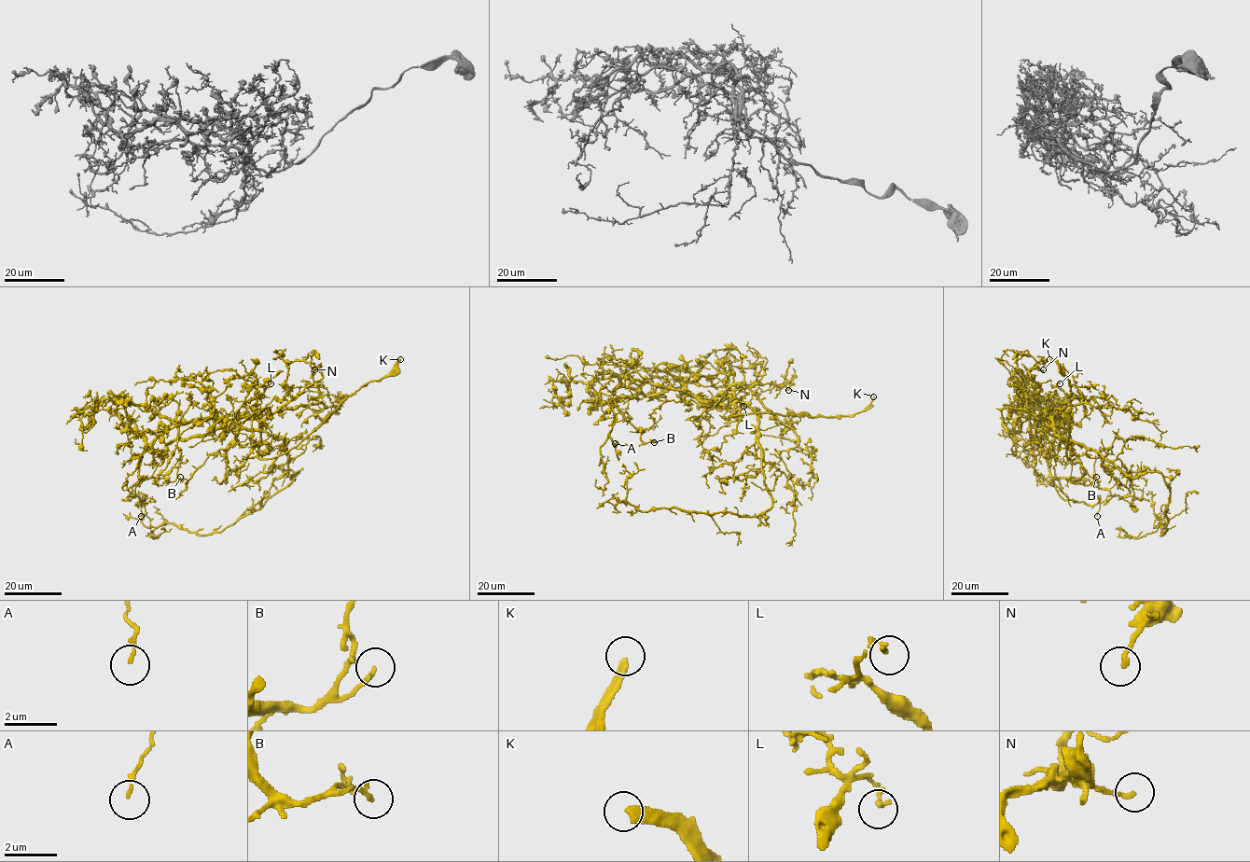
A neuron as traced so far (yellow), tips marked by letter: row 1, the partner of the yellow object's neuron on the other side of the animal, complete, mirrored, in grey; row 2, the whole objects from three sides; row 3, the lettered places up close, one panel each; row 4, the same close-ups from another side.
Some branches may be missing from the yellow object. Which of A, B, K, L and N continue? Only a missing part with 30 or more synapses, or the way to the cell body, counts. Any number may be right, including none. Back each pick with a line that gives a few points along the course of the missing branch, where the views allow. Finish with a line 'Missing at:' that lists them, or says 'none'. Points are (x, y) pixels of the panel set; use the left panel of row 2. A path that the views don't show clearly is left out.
K: course (400, 359), (409, 361), (426, 352), (432, 354), (467, 353)
Missing at: K

